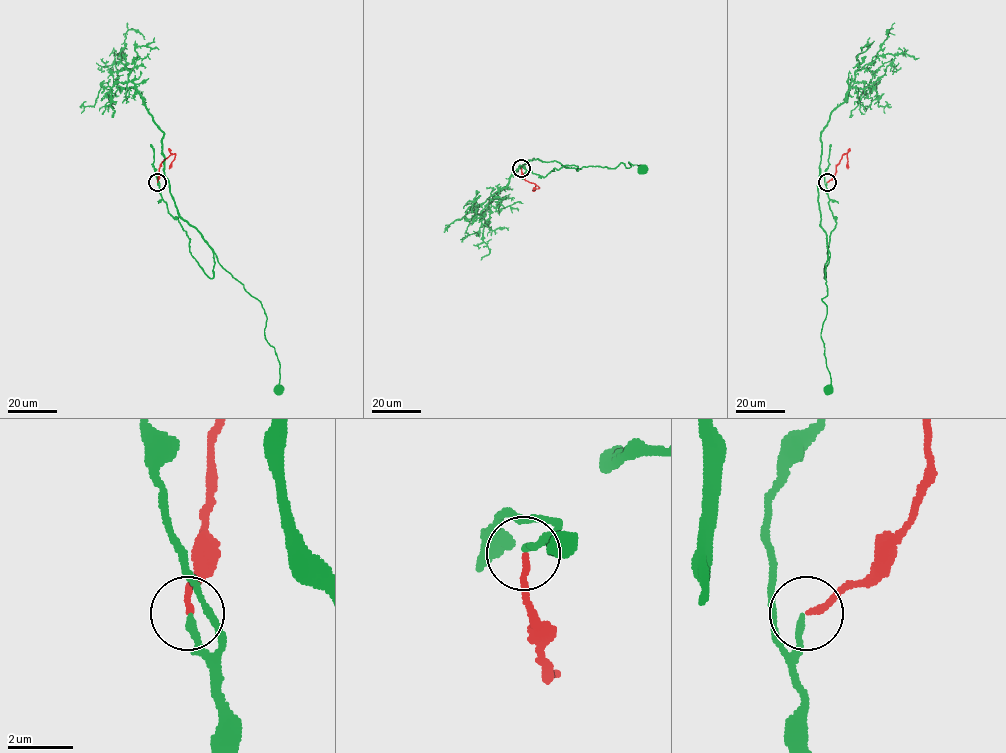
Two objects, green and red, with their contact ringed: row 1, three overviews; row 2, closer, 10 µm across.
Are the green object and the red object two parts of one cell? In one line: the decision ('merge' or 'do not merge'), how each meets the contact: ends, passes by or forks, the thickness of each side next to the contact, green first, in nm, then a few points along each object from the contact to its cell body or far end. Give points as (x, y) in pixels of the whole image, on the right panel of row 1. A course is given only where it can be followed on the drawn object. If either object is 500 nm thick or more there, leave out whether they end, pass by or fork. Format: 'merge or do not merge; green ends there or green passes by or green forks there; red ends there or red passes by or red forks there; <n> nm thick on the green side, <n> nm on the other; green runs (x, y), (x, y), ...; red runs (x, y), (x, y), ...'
merge; green ends there; red ends there; 200 nm thick on the green side, 190 nm on the other; green runs (827, 182), (836, 224), (822, 299), (827, 389); red runs (827, 182), (834, 175), (841, 156), (846, 153), (848, 169)

